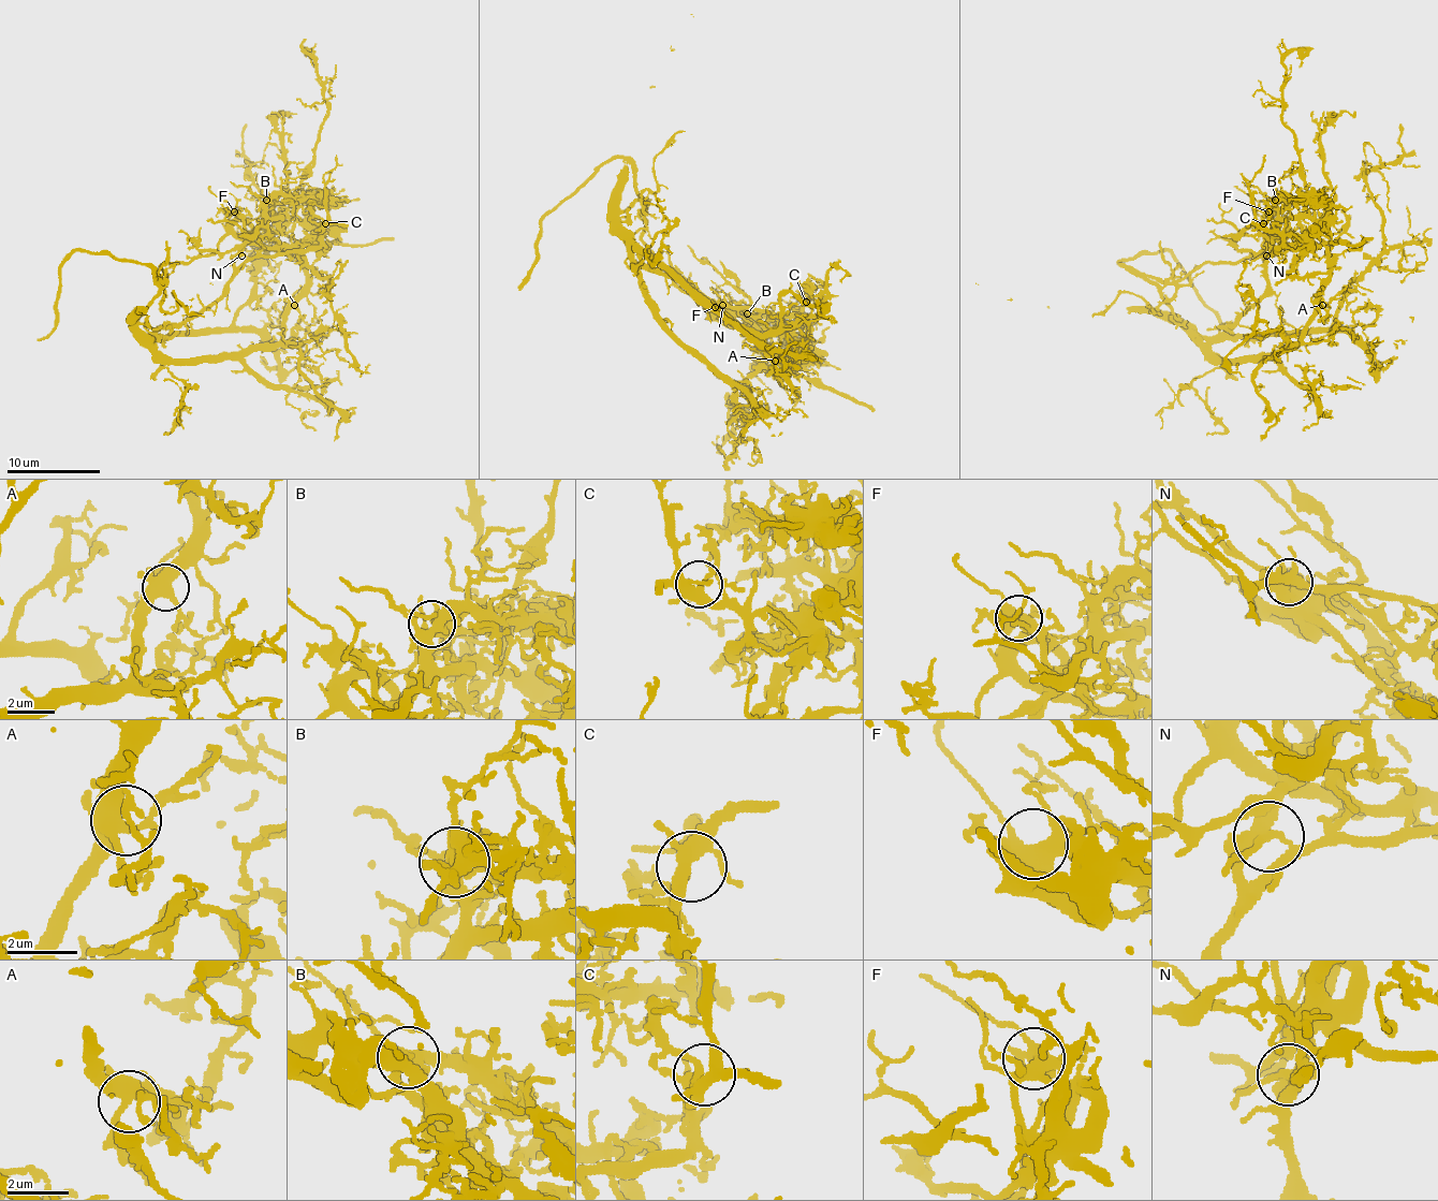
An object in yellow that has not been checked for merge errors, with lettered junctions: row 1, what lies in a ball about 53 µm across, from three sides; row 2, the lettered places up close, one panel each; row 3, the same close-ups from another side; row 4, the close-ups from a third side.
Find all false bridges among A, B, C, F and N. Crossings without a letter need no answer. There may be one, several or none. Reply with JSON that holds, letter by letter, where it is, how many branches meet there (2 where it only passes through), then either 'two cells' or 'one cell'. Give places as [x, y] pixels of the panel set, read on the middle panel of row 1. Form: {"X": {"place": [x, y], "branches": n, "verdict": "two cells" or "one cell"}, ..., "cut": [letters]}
{"A": {"place": [775, 361], "branches": 5, "verdict": "one cell"}, "B": {"place": [747, 313], "branches": 5, "verdict": "one cell"}, "C": {"place": [806, 302], "branches": 5, "verdict": "one cell"}, "F": {"place": [715, 307], "branches": 6, "verdict": "one cell"}, "N": {"place": [722, 305], "branches": 5, "verdict": "two cells"}, "cut": ["N"]}

